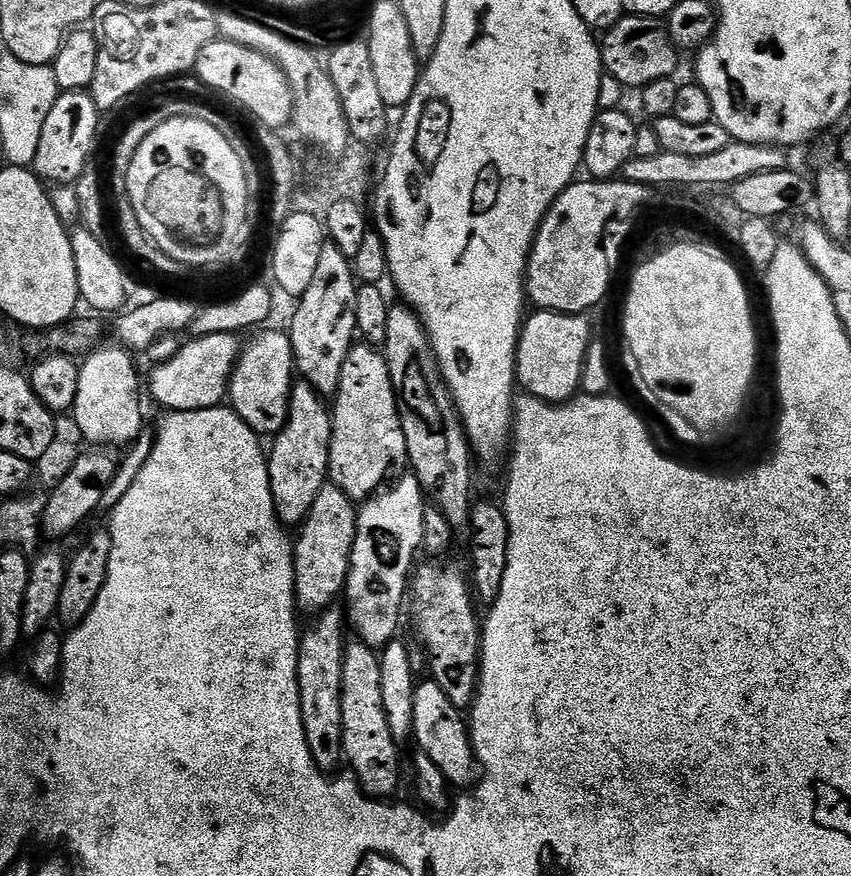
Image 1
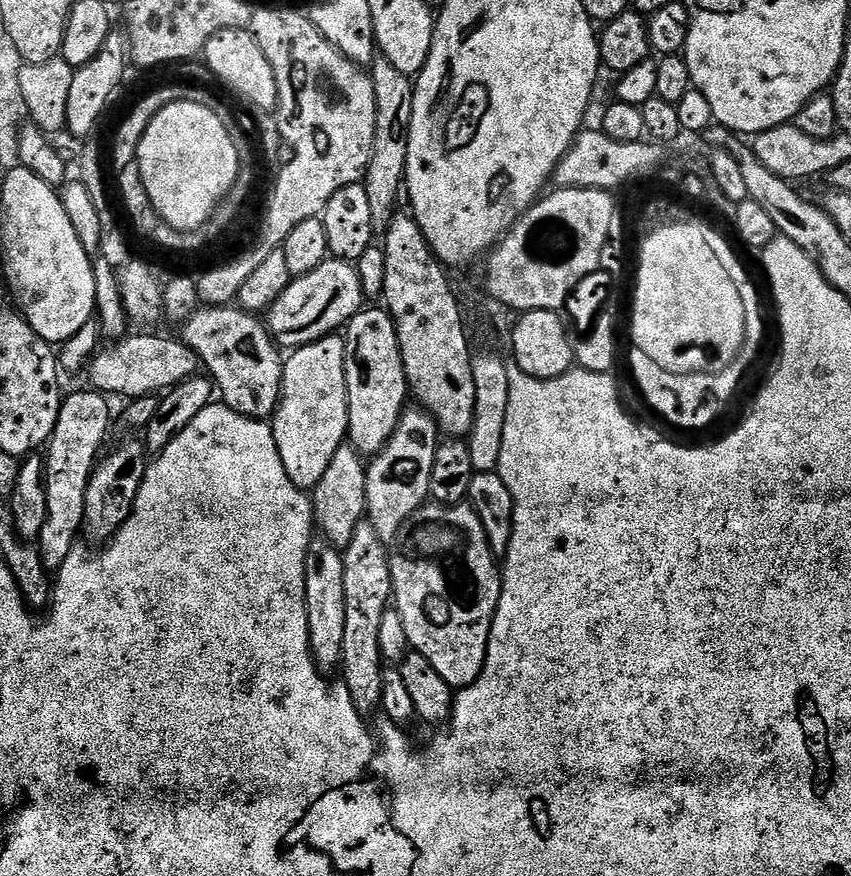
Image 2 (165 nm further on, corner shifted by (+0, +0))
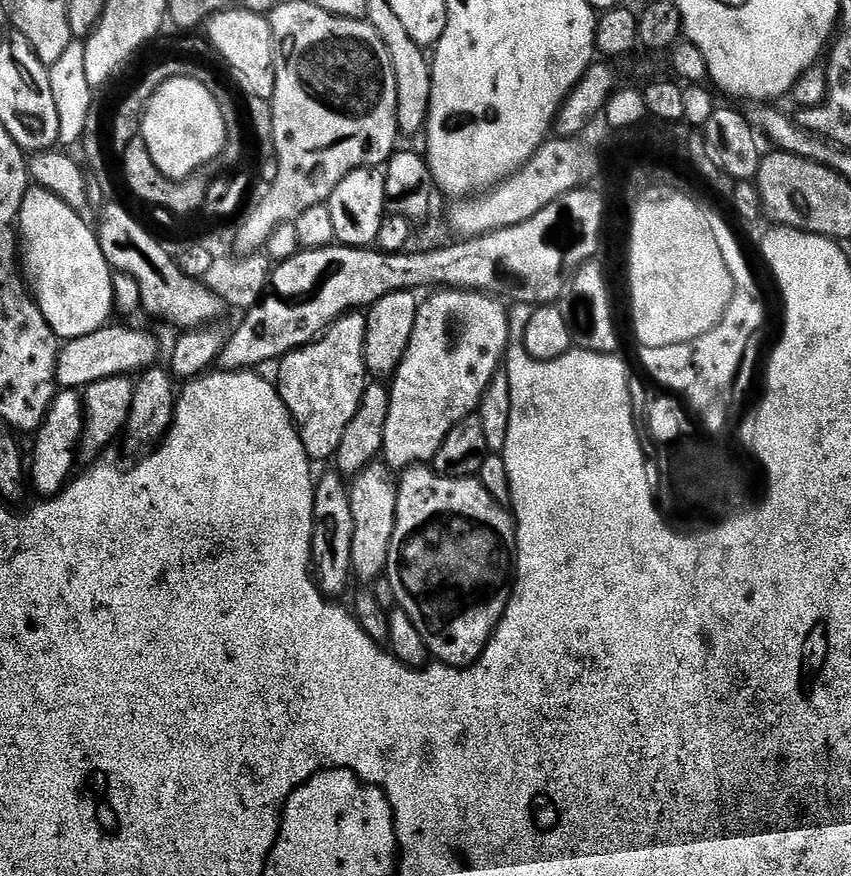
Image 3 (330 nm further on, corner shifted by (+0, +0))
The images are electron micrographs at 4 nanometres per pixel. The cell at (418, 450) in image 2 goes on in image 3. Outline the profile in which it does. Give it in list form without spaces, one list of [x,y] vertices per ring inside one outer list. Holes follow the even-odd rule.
[[[444,288],[432,294],[420,305],[410,334],[410,346],[406,346],[406,354],[390,380],[390,408],[386,414],[382,460],[392,470],[424,466],[436,457],[438,446],[442,446],[452,427],[473,415],[474,406],[479,405],[484,392],[501,371],[508,351],[509,309],[496,300],[500,298],[463,288]]]

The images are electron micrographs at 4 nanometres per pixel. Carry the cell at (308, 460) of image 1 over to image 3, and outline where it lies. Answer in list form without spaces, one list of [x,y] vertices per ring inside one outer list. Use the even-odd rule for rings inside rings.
[[[357,310],[348,312],[335,320],[328,327],[323,336],[288,352],[279,361],[280,373],[274,376],[277,392],[280,393],[282,402],[290,406],[293,421],[300,433],[300,441],[308,459],[313,462],[319,460],[331,461],[338,450],[338,442],[342,442],[342,434],[346,434],[346,426],[350,426],[350,418],[358,410],[358,402],[362,398],[366,387],[366,369],[364,367],[364,339],[366,338],[367,315]]]

